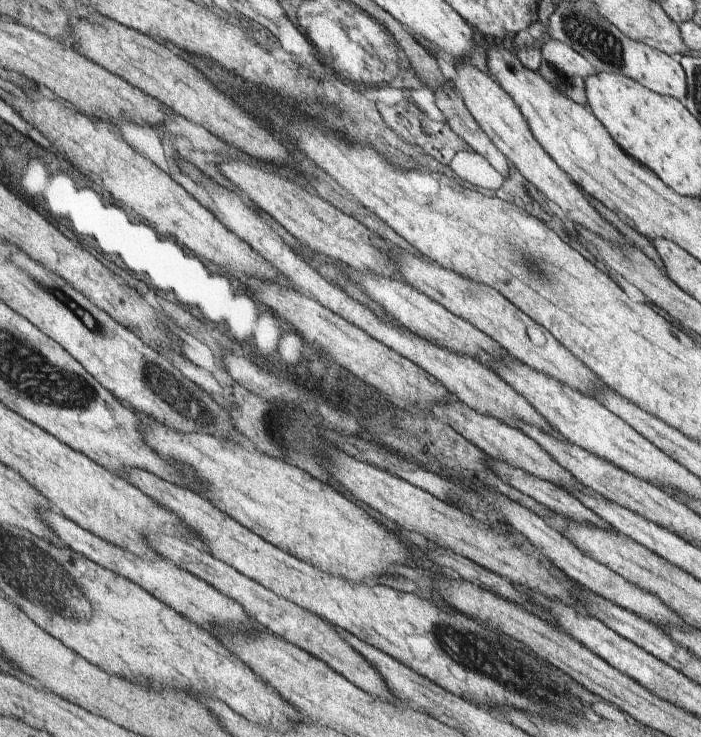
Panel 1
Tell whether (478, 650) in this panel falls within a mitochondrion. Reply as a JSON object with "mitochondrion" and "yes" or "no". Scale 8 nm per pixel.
{"mitochondrion":"yes"}

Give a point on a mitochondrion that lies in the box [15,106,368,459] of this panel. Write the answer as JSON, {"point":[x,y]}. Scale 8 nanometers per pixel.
{"point":[177,393]}

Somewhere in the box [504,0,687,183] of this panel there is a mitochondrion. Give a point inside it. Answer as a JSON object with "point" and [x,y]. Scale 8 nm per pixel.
{"point":[590,34]}

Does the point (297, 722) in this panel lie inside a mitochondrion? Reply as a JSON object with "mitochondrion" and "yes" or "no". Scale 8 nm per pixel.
{"mitochondrion":"no"}

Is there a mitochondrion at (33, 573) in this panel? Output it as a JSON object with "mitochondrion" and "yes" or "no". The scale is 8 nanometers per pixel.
{"mitochondrion":"yes"}

